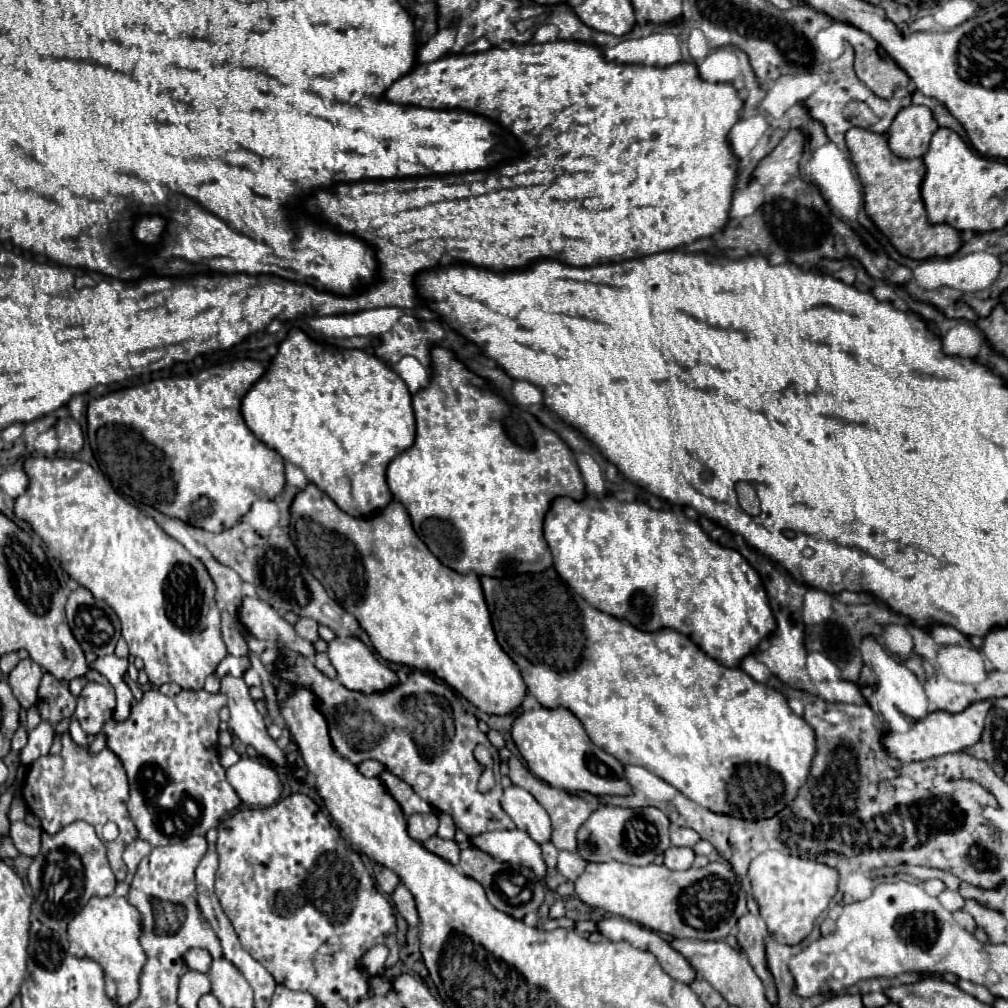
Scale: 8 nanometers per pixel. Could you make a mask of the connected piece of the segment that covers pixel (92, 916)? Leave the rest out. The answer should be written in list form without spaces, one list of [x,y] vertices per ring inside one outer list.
[[[92,897],[80,913],[68,923],[68,943],[74,957],[90,957],[104,969],[106,995],[120,1007],[130,1005],[138,997],[138,977],[146,963],[144,949],[140,947],[142,921],[138,911],[126,901],[126,897]]]

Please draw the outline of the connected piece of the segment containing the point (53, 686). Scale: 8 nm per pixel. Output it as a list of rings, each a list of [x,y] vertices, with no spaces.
[[[46,673],[42,677],[42,683],[40,683],[40,689],[38,689],[36,707],[38,707],[38,713],[44,721],[56,725],[64,717],[70,719],[74,715],[76,697],[70,693],[66,681],[60,681],[54,675]]]

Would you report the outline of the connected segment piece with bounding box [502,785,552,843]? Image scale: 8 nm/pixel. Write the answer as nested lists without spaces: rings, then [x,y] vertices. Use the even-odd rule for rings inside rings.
[[[510,785],[502,795],[502,809],[510,815],[514,825],[526,831],[536,843],[550,841],[552,823],[544,807],[522,787]]]

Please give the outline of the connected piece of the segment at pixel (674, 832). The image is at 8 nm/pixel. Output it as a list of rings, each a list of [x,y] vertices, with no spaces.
[[[670,825],[670,843],[674,847],[694,847],[700,841],[698,833],[692,829],[684,829],[678,825]]]

